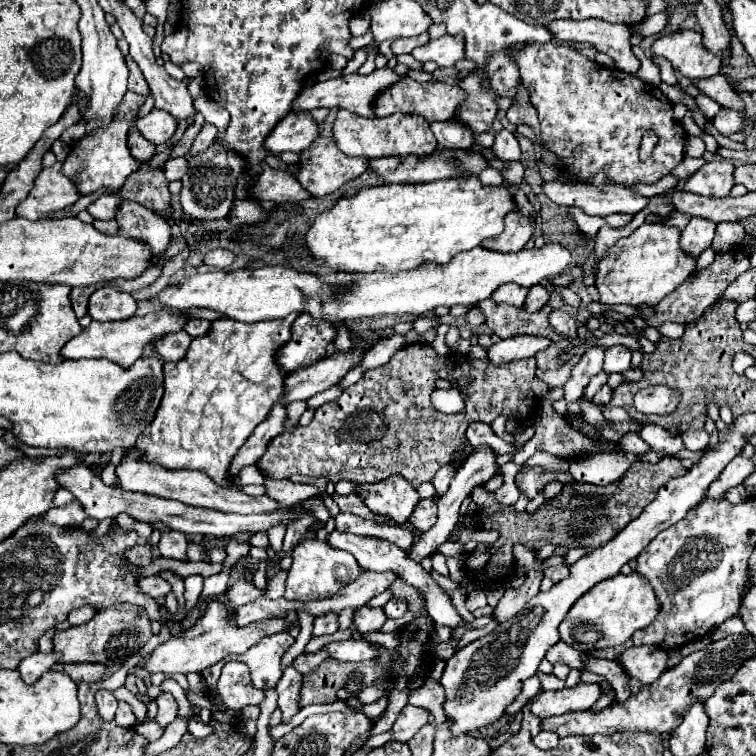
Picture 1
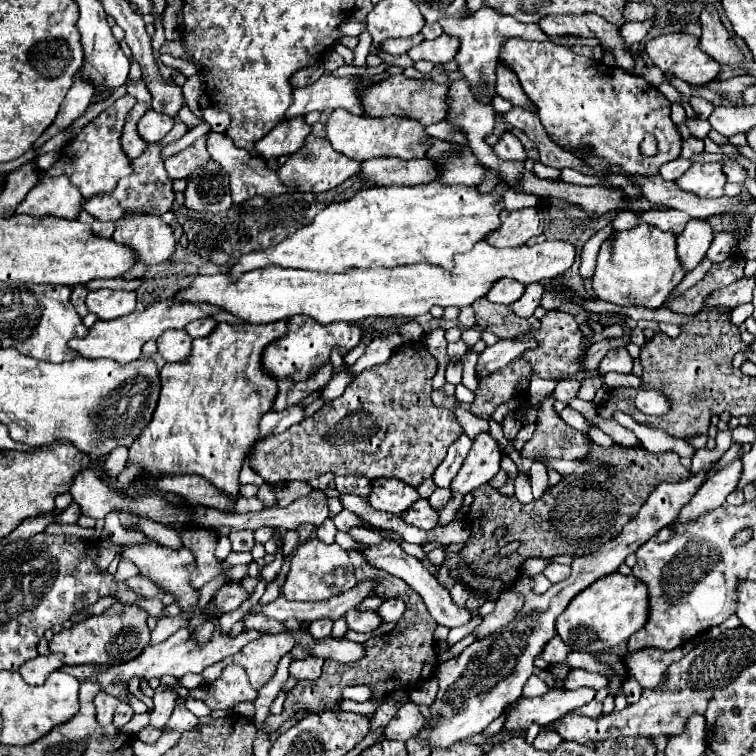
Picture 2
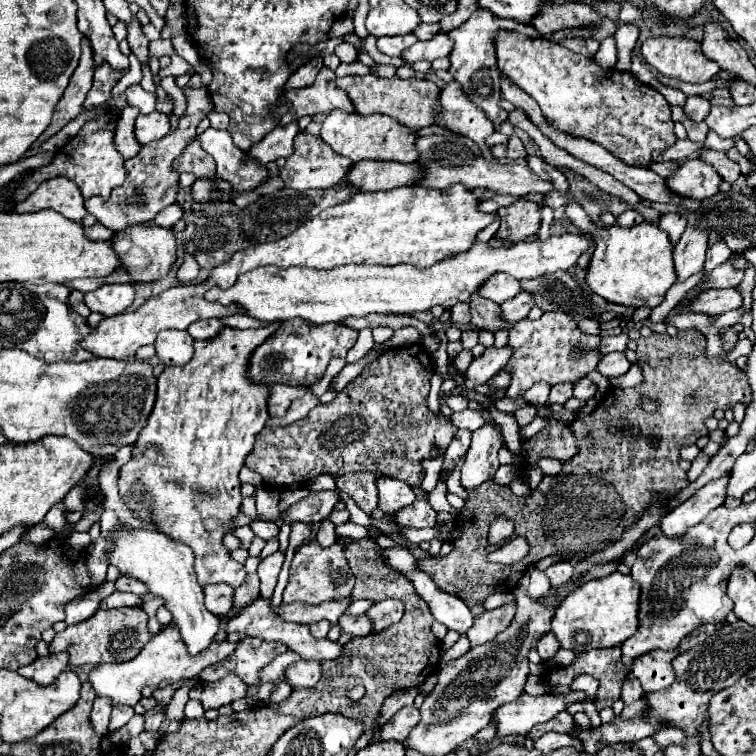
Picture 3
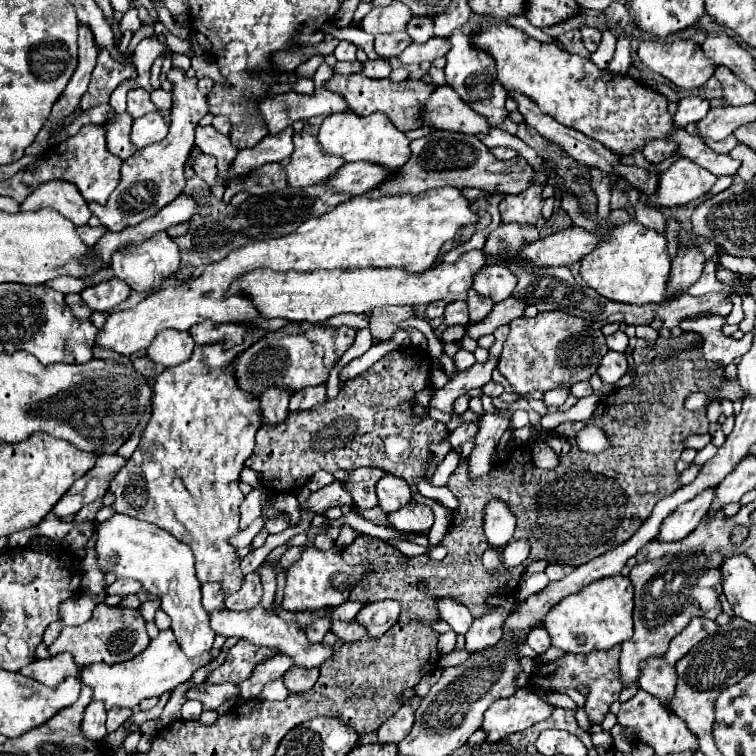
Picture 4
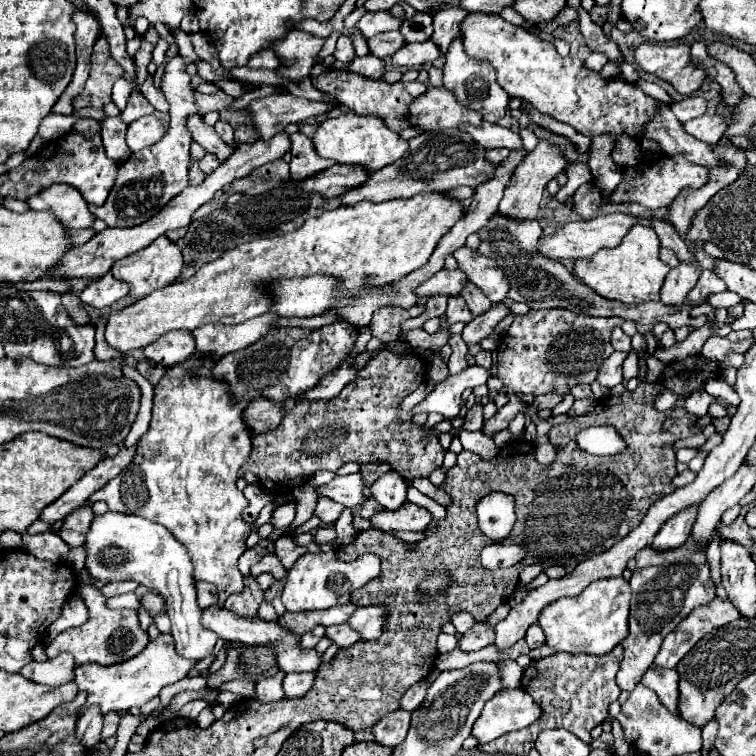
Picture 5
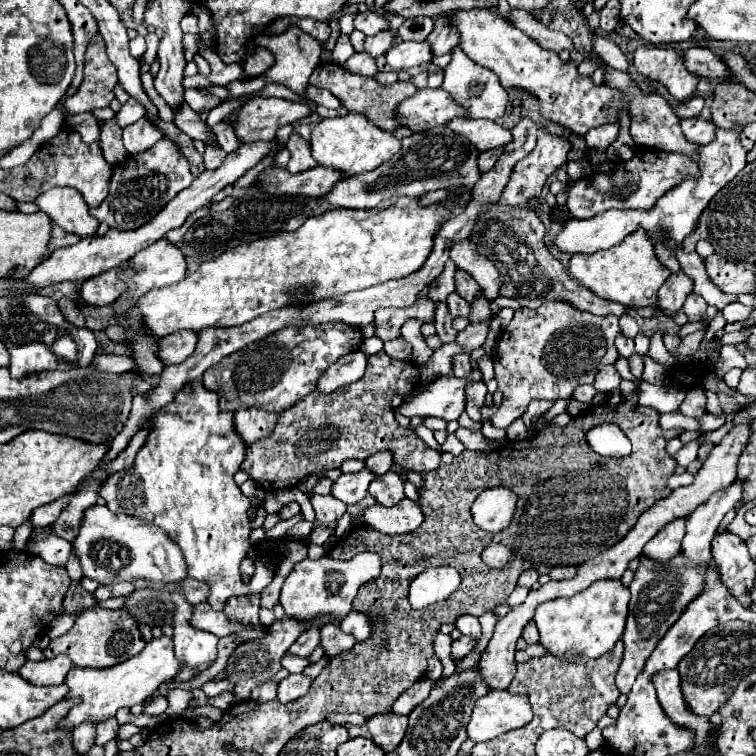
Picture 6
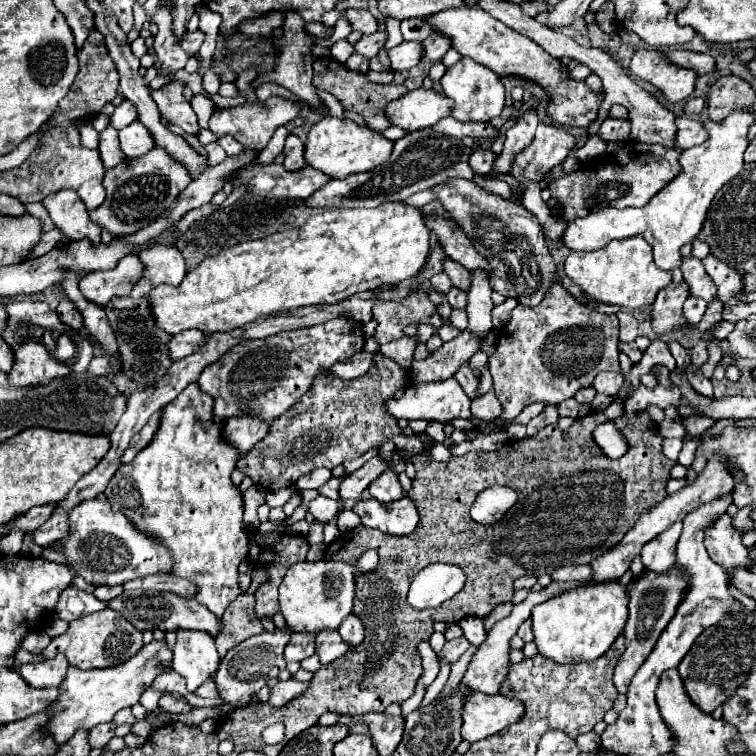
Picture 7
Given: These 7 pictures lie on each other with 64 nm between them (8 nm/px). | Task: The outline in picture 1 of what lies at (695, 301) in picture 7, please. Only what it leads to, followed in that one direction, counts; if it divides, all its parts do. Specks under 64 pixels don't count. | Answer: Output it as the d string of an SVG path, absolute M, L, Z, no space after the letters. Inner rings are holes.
M722 222L716 228L716 236L714 236L712 246L720 254L720 252L726 252L728 248L732 248L736 242L742 242L744 236L746 236L744 224L740 224L740 222Z

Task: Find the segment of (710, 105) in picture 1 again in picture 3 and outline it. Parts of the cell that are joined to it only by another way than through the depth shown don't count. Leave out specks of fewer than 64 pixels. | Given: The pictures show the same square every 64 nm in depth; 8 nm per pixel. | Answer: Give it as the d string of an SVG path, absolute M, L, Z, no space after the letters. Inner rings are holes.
M690 96L686 100L684 112L686 112L688 118L692 118L696 122L702 122L708 116L708 112L710 112L710 102L706 98L702 98L702 96Z

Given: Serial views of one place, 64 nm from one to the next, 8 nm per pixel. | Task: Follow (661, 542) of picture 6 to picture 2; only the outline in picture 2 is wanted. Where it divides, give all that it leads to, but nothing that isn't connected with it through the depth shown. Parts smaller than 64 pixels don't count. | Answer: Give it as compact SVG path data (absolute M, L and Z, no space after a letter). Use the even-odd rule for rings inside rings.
M740 456L704 482L704 486L698 490L692 502L680 510L680 516L676 518L676 522L694 520L700 516L700 512L704 514L712 508L722 506L726 502L726 496L736 488L738 478L740 478Z

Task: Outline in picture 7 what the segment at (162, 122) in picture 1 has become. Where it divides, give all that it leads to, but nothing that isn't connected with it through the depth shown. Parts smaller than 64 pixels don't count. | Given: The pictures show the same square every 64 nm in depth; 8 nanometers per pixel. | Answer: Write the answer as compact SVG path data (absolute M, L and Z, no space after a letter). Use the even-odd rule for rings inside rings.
M136 120L120 130L120 146L128 158L138 158L144 152L152 150L156 144L152 140L152 134L148 134L148 128L144 128L144 124Z

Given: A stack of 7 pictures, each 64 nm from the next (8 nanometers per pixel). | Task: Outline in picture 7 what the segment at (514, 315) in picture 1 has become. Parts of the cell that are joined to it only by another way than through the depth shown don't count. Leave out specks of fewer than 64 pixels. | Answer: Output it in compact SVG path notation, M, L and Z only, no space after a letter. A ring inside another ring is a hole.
M446 258L446 264L444 264L444 272L452 278L452 284L464 292L468 292L470 288L470 272L462 266L458 266L454 260Z

